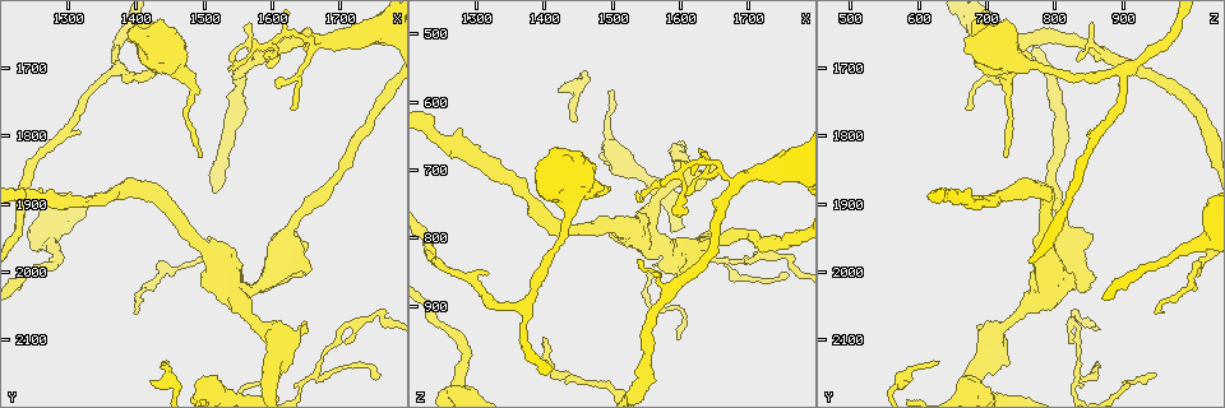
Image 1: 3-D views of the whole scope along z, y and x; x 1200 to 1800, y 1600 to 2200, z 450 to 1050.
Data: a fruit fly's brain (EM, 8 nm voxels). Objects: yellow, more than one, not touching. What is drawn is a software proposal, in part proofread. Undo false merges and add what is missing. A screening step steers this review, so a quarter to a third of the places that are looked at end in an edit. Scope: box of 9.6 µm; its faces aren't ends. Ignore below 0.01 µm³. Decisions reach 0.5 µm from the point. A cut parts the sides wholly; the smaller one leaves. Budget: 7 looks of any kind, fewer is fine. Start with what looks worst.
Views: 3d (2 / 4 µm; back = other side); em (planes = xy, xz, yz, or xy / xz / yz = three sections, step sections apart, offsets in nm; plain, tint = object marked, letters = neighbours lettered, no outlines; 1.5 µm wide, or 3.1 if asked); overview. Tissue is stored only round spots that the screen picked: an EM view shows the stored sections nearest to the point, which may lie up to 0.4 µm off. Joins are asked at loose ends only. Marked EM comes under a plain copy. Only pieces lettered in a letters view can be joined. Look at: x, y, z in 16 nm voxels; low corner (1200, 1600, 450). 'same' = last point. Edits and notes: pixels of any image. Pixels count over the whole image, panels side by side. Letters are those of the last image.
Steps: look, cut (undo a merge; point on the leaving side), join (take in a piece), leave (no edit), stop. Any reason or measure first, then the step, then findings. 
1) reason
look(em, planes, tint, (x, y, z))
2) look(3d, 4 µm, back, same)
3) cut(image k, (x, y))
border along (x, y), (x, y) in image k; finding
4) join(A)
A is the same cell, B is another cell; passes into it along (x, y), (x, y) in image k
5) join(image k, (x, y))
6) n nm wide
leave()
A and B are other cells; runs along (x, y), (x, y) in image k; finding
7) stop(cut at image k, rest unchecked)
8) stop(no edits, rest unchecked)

look(em, planes, tint, (1610, 2140, 730))

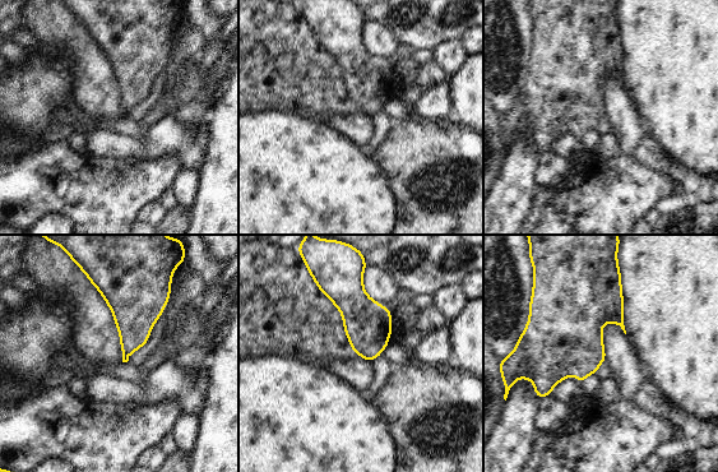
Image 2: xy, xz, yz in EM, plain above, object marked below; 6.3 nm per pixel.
see the neighbours
look(em, planes, letters, same)

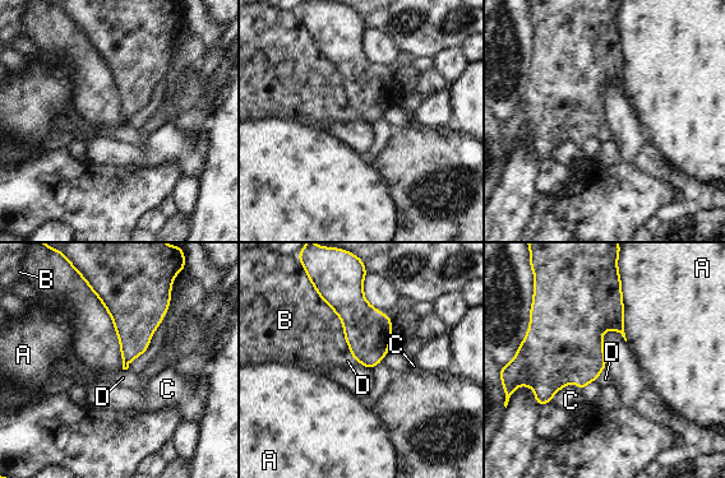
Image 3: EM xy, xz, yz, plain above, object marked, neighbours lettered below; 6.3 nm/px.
leave()
A, B, C and D are other cells; no lettered piece goes on from it

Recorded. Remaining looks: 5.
tapers out
look(em, xy, step 4, tint, (1625, 1760, 675))

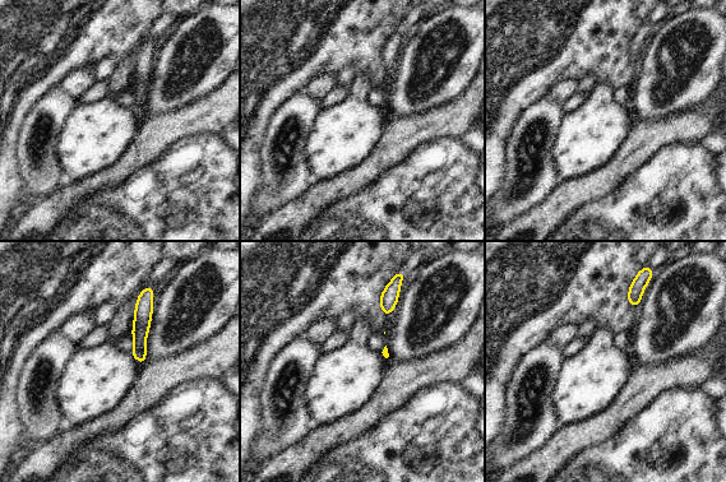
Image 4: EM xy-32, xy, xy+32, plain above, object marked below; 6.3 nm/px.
look(em, xy, step 4, letters, same)

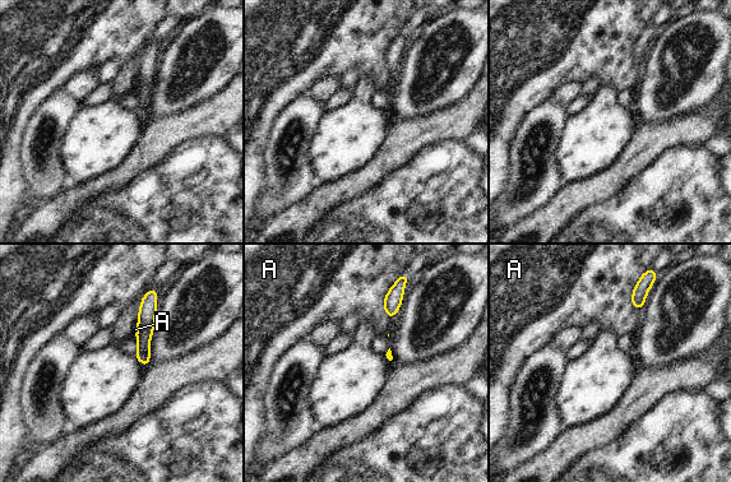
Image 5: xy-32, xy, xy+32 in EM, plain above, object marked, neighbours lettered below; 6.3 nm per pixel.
leave()
A is another cell; border along (394, 283), (384, 297), (391, 320) in image 5; none of them fits

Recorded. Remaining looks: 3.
three arms meet
look(3d, 4 µm, (1370, 1705, 900))

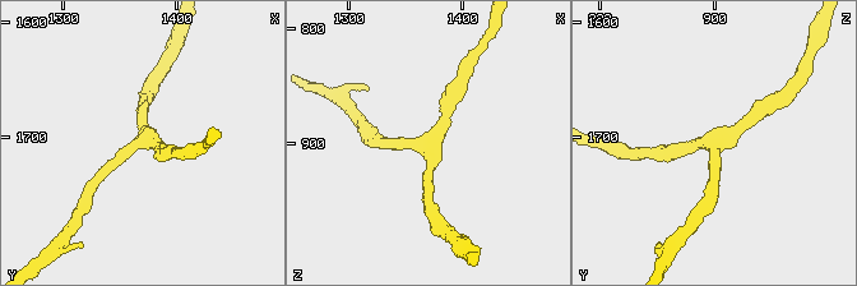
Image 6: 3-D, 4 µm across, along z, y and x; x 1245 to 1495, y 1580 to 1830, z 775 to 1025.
3 arms; arms of 180, 200, 220 nm; now the EM
look(em, planes, letters, (1368, 1706, 900))

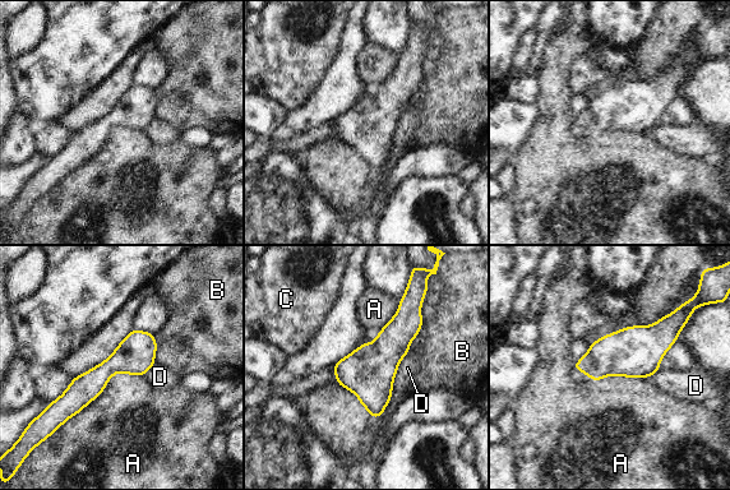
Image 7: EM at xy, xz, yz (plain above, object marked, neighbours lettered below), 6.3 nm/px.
leave()
A, B, C and D are other cells; runs along (151, 337), (61, 414) in image 7; one neuron here

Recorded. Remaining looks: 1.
stop(no edits, rest unchecked)

